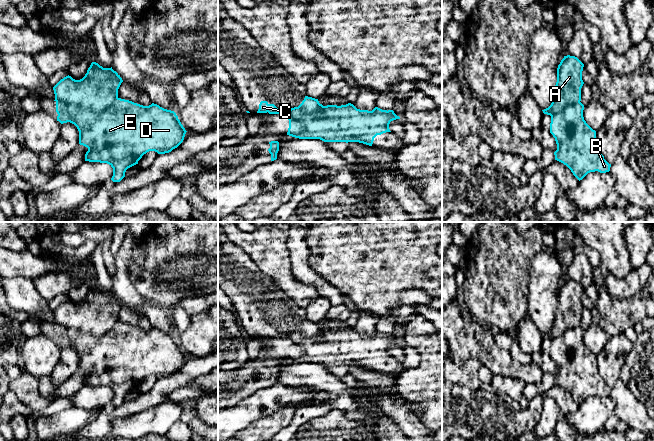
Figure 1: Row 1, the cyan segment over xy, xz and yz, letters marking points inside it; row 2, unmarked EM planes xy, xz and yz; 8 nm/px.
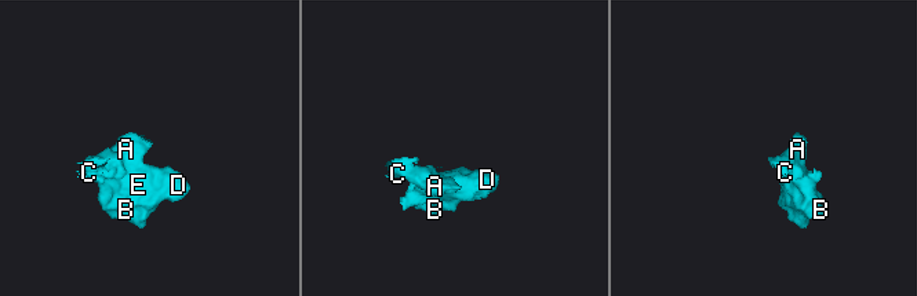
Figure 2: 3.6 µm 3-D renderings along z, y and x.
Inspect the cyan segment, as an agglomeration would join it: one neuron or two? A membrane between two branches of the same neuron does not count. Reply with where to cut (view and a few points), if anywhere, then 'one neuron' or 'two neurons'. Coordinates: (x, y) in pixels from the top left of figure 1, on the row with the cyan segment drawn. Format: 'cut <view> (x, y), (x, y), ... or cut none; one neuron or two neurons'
cut xy (117, 97), (99, 111), (83, 109), (73, 116), (56, 102); two neurons

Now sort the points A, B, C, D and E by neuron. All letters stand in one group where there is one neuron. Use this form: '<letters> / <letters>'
A C / B D E

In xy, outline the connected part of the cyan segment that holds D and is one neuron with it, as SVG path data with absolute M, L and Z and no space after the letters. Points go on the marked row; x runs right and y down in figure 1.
M117 98L100 112L83 110L71 117L63 102L56 102L57 121L70 122L79 131L79 144L88 148L85 161L107 163L113 168L113 182L120 182L128 168L149 151L165 154L177 148L184 140L186 130L174 111L152 103L143 106L129 100Z

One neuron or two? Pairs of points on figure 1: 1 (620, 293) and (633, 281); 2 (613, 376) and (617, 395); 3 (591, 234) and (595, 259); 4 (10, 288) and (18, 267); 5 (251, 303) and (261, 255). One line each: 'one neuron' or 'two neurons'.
1: one neuron
2: two neurons
3: two neurons
4: two neurons
5: two neurons

